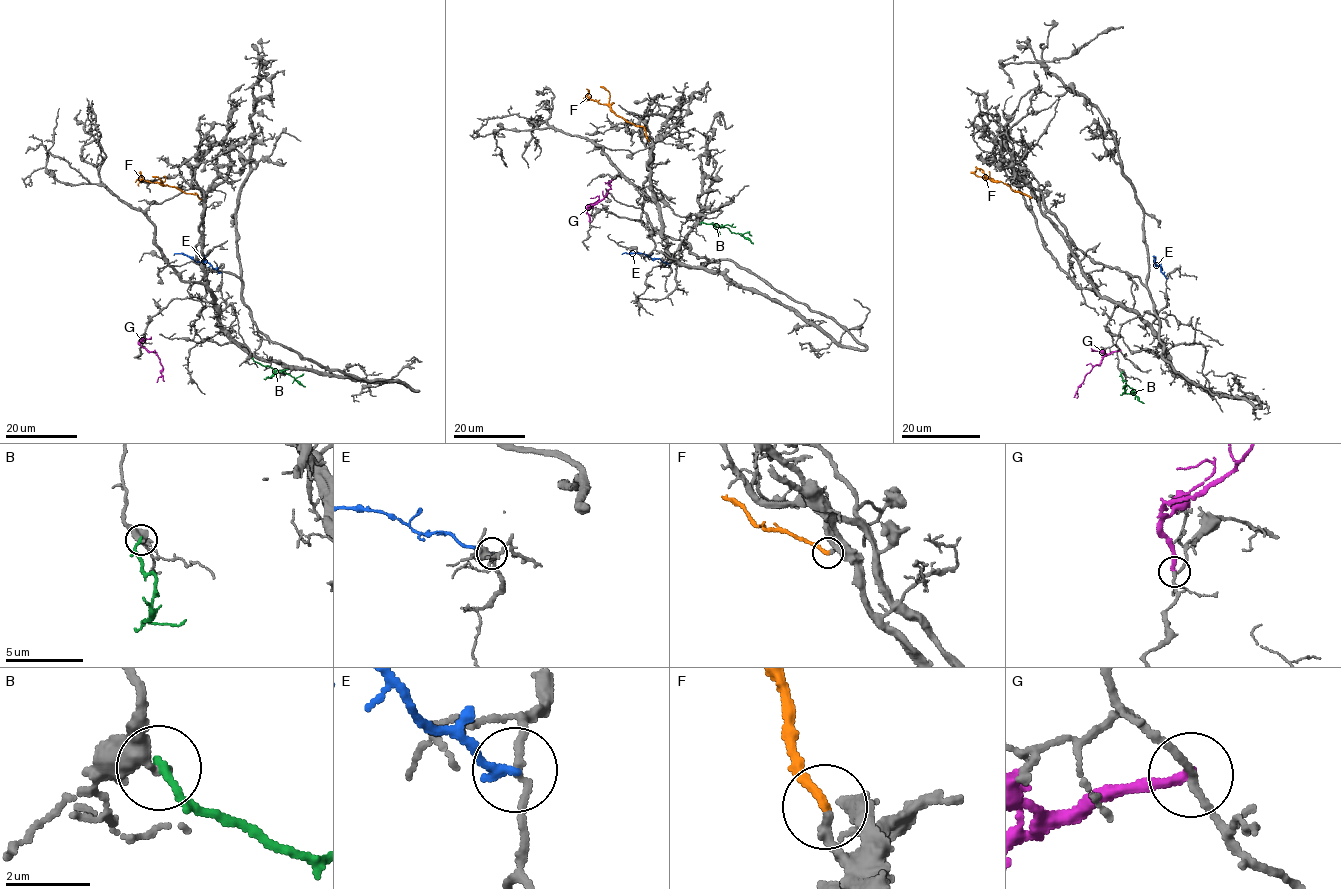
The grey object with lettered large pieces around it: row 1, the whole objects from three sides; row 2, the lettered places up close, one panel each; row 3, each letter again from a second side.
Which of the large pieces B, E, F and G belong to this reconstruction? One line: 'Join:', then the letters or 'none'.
Join: F

